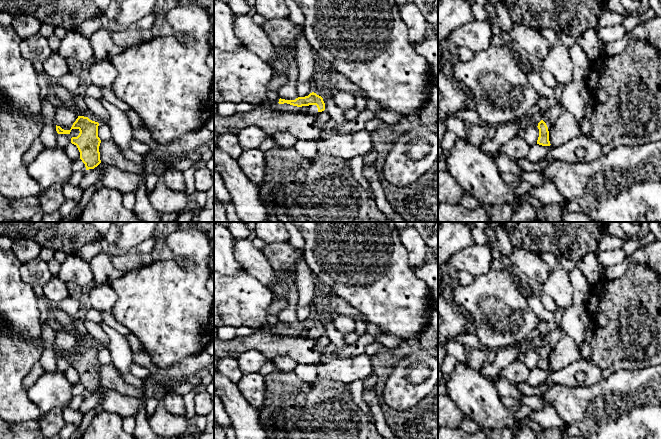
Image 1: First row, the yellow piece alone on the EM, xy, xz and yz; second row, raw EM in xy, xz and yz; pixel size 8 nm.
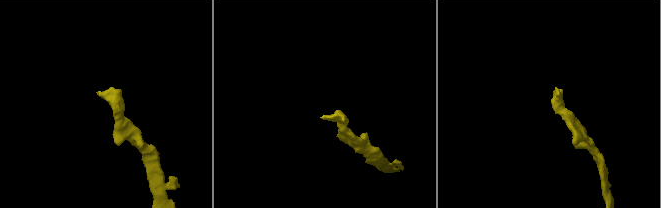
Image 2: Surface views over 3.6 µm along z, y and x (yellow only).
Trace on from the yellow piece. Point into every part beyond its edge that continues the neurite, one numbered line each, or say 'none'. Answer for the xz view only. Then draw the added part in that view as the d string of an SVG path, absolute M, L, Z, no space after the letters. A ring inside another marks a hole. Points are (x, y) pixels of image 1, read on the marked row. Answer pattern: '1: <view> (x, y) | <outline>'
1: xz (311, 109) | M279 100L275 102L267 102L265 101L263 104L257 104L254 105L255 107L259 106L268 106L277 110L282 110L282 111L288 111L288 112L293 112L293 113L302 113L302 114L318 114L318 108L316 105L309 105L309 106L302 106L302 107L297 107L293 106L287 103L284 104L279 104Z

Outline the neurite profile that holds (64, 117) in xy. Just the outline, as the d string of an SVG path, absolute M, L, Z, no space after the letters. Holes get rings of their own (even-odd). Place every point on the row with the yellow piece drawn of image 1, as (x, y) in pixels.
M60 102L55 113L55 125L60 126L64 130L70 130L78 115L72 112L66 104Z

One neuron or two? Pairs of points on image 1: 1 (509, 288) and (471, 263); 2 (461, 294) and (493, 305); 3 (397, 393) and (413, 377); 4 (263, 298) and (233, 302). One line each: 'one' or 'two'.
1: two
2: one
3: two
4: one

